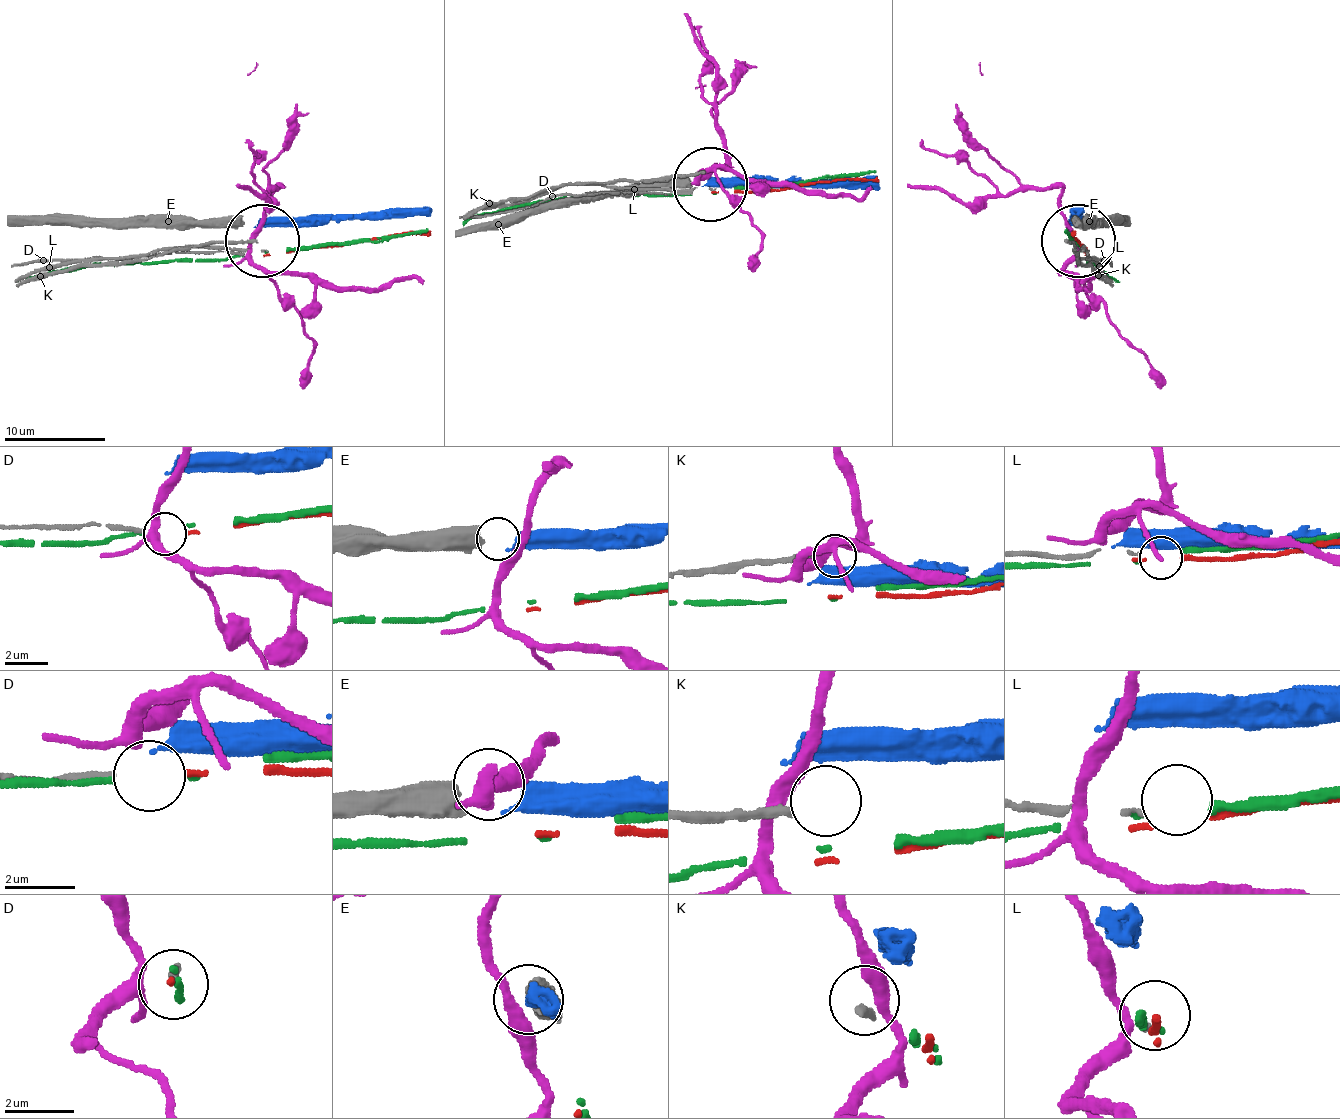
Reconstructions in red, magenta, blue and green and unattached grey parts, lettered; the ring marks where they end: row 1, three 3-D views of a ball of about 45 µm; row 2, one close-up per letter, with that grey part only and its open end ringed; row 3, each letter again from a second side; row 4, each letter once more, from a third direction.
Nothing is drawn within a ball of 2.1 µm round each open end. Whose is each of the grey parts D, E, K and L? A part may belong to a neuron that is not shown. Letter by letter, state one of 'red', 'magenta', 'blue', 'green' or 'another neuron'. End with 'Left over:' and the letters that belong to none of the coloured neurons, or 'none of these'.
D: red
E: blue
K: another neuron
L: another neuron
Left over: K, L

